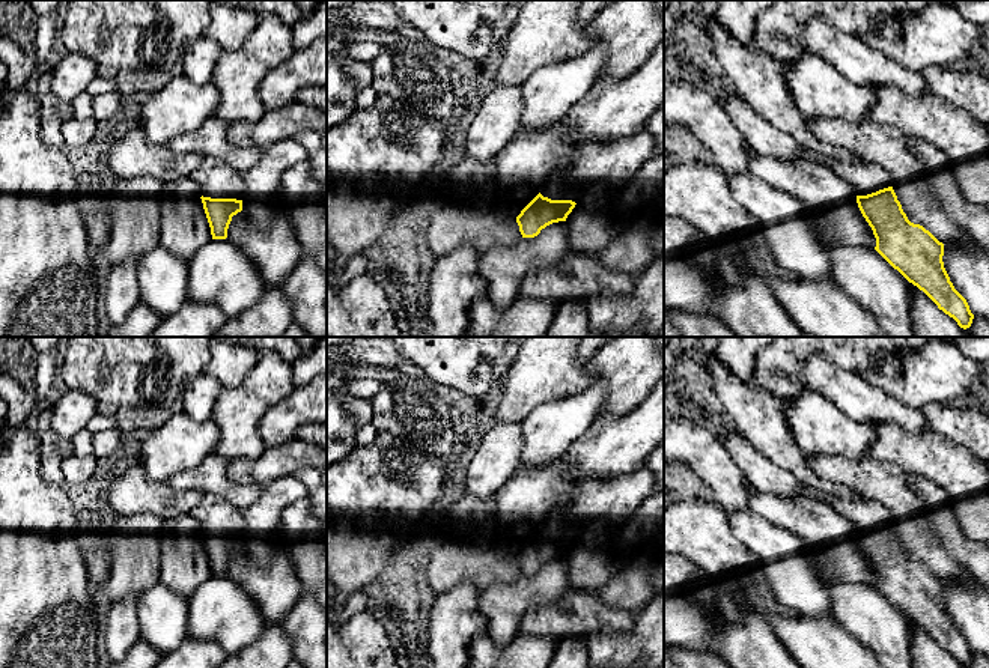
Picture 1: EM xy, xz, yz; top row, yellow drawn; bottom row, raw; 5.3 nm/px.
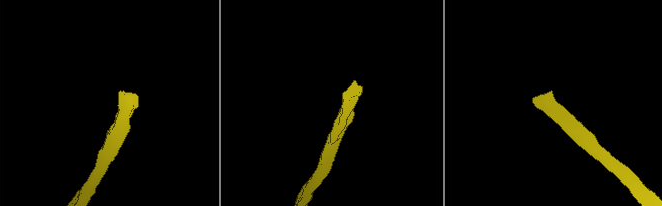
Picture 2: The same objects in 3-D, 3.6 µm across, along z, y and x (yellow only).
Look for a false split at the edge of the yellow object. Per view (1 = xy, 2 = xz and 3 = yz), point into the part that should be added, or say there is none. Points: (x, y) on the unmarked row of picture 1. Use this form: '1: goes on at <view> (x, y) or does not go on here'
1: goes on at xy (217, 516)
2: goes on at xz (560, 524)
3: goes on at yz (866, 515)

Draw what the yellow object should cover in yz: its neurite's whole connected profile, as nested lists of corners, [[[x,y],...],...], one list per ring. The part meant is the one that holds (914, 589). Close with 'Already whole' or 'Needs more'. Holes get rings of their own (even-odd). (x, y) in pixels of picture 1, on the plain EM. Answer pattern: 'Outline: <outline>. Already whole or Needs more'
Outline: [[[808,486],[801,487],[801,496],[826,501],[852,522],[858,545],[876,575],[875,587],[960,665],[971,663],[974,651],[944,605],[944,581],[908,557],[887,507],[863,496],[844,499],[823,495]]]. Needs more

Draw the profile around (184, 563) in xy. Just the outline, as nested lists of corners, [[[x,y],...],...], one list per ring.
[[[190,513],[166,519],[158,534],[160,584],[185,597],[190,597],[200,584],[212,576],[200,534],[200,522]]]

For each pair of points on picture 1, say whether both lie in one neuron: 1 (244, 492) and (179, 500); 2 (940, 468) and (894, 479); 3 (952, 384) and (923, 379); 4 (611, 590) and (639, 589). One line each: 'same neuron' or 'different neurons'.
1: different neurons
2: different neurons
3: same neuron
4: same neuron

